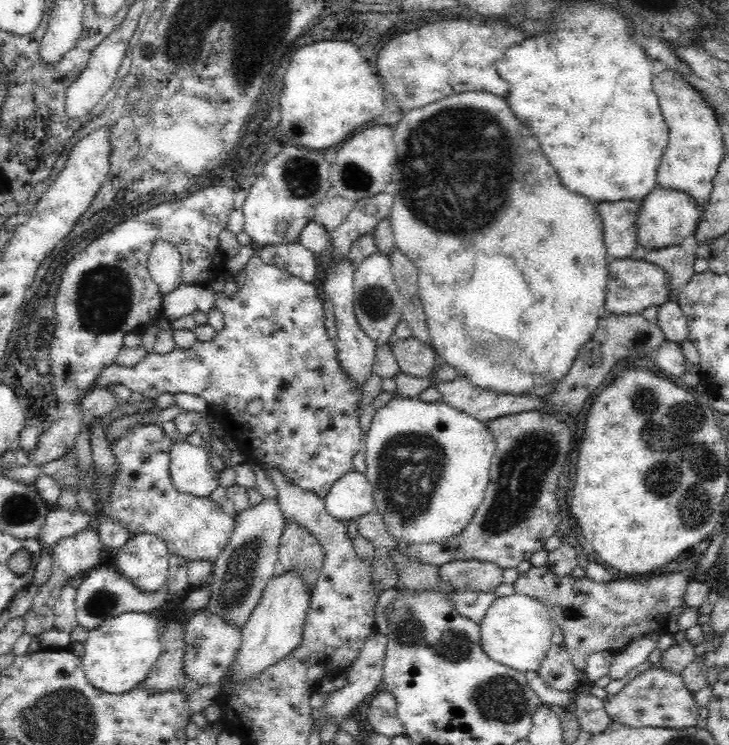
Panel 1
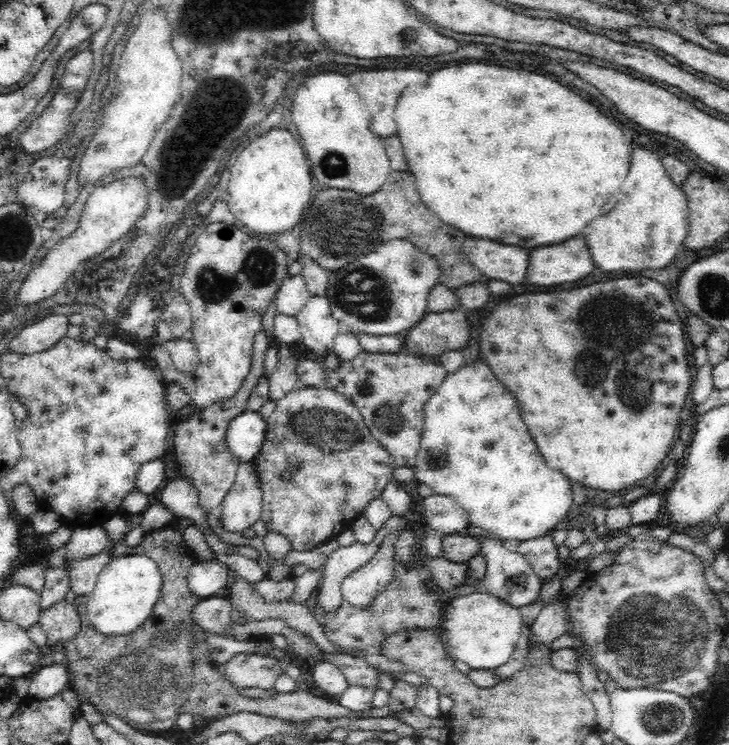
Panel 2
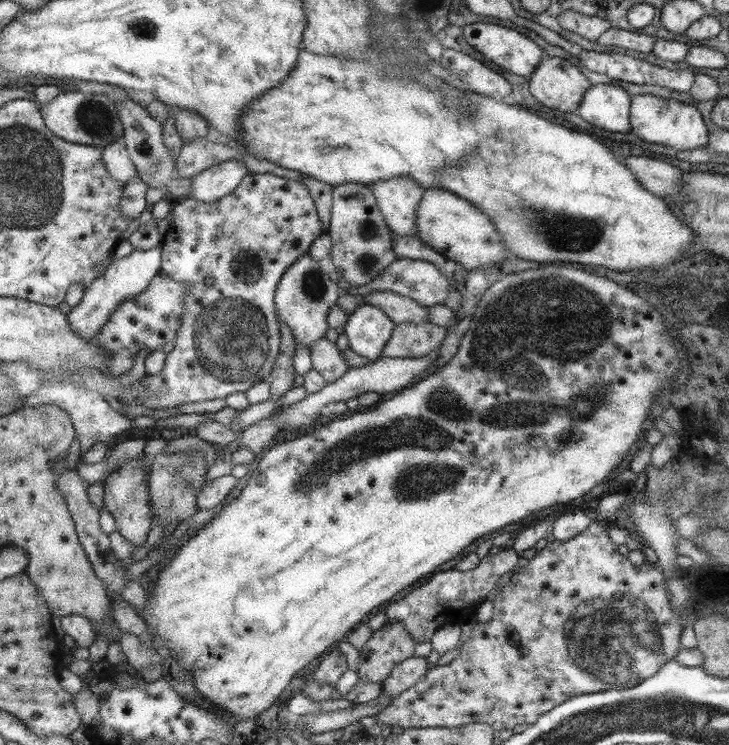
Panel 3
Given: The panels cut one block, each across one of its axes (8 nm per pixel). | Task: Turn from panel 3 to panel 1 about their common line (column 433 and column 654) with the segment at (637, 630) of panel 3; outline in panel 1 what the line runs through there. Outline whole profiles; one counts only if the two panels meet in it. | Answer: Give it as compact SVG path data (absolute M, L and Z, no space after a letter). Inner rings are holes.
M649 669L628 682L615 695L606 696L604 709L608 716L626 726L683 729L696 726L699 706L680 675L662 669Z

